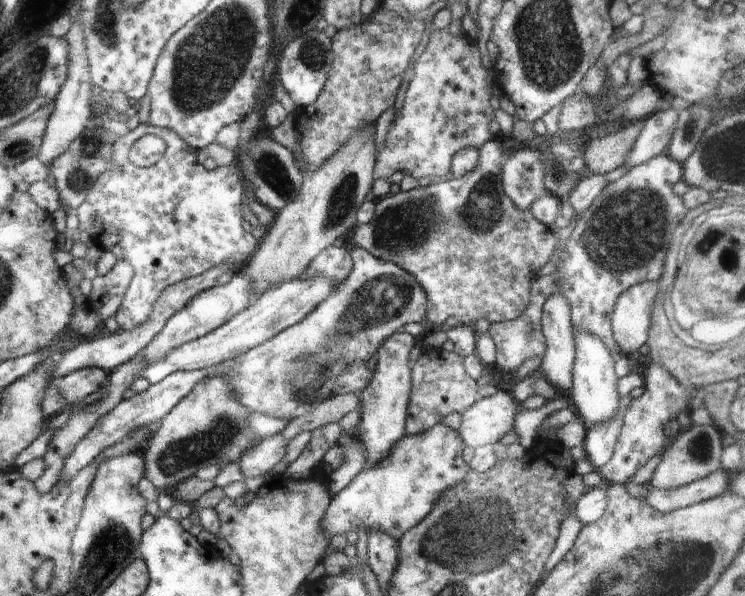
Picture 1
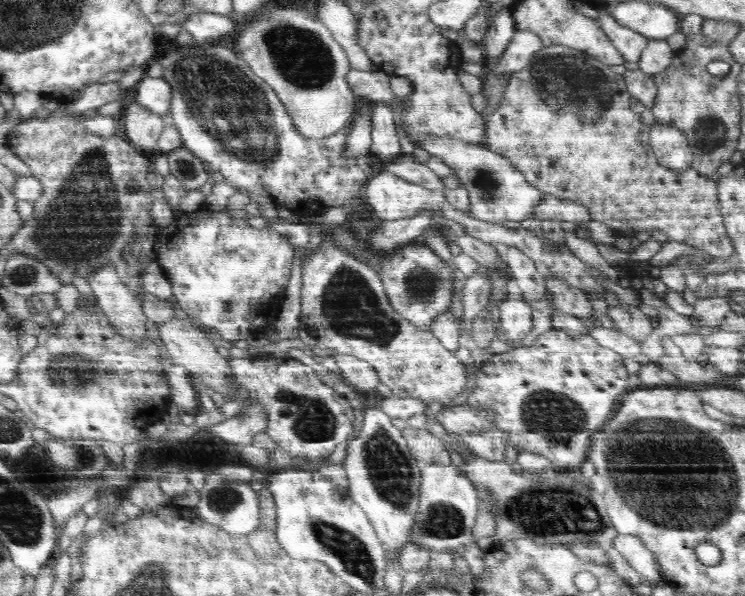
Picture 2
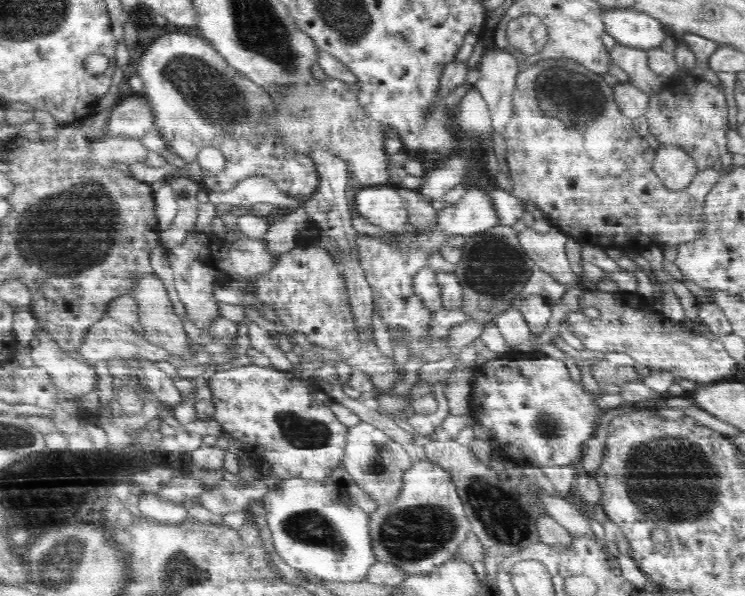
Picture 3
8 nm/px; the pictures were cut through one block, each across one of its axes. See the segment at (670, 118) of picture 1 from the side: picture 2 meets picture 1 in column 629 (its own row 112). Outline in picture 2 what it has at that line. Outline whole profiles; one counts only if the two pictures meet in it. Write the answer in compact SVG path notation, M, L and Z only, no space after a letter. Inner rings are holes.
M145 75L136 85L136 104L164 116L168 114L171 101L171 84L164 77L150 78Z

